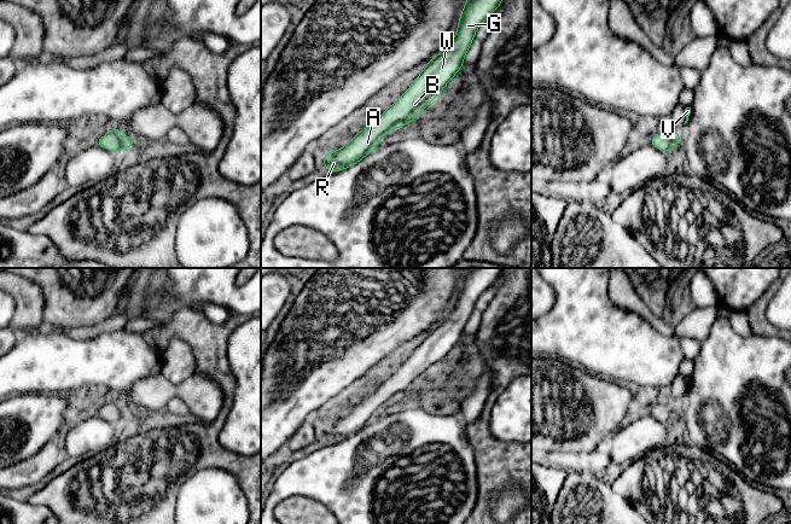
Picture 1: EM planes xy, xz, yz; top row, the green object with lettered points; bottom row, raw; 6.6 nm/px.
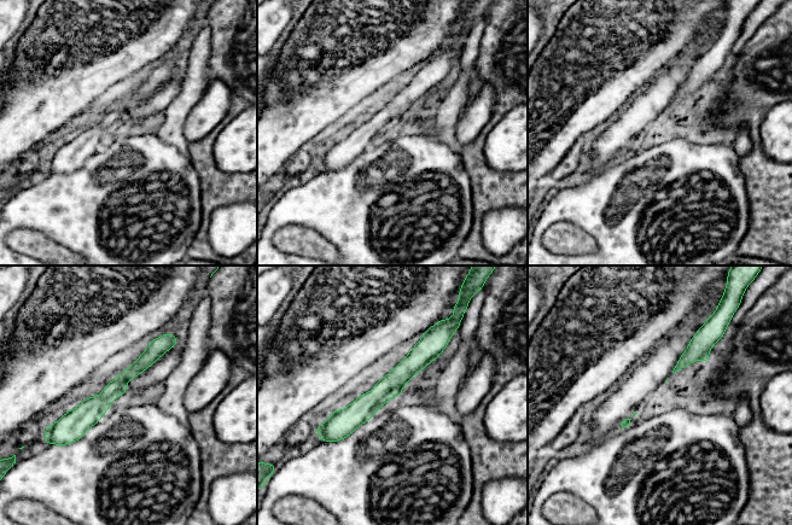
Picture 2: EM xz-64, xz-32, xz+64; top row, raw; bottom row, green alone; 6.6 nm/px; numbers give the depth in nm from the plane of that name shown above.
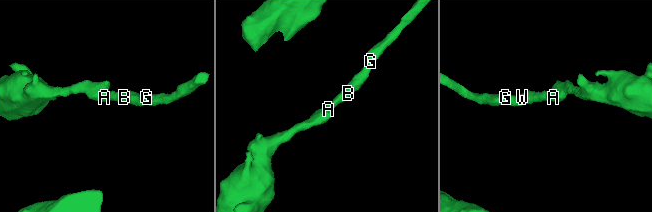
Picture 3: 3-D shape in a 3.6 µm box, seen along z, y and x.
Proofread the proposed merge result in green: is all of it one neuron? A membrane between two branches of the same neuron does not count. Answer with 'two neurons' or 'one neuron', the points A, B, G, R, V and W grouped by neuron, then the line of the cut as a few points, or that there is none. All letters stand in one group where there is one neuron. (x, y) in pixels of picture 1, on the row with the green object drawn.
one neuron; A B G R V W; no cut

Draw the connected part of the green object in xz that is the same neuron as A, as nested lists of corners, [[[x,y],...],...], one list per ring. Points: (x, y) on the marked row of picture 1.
[[[467,0],[459,19],[458,30],[449,46],[432,58],[412,86],[383,113],[376,124],[357,133],[342,149],[325,153],[326,170],[339,171],[356,164],[392,128],[411,123],[423,109],[441,95],[444,86],[464,64],[464,57],[479,25],[499,7],[502,0]]]

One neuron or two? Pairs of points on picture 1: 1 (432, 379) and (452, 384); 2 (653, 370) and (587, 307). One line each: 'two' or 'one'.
1: two
2: one

